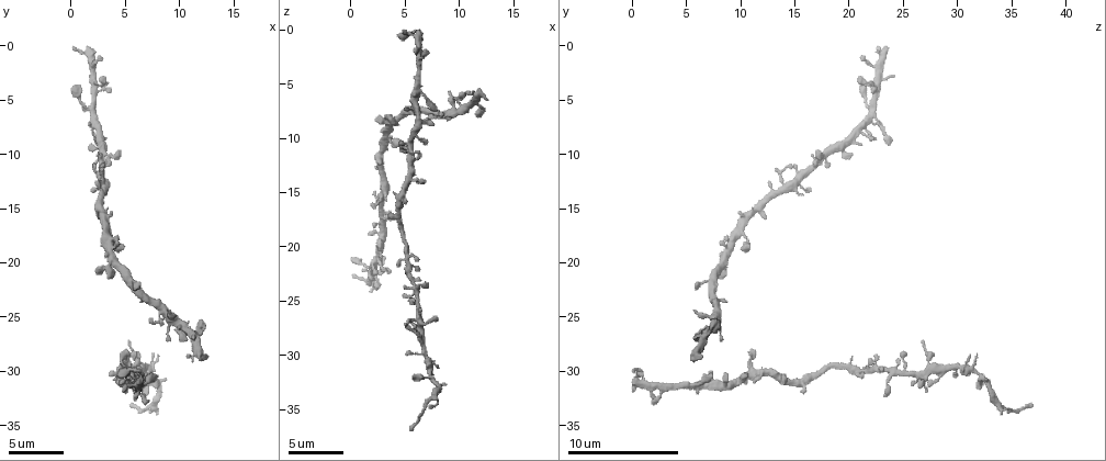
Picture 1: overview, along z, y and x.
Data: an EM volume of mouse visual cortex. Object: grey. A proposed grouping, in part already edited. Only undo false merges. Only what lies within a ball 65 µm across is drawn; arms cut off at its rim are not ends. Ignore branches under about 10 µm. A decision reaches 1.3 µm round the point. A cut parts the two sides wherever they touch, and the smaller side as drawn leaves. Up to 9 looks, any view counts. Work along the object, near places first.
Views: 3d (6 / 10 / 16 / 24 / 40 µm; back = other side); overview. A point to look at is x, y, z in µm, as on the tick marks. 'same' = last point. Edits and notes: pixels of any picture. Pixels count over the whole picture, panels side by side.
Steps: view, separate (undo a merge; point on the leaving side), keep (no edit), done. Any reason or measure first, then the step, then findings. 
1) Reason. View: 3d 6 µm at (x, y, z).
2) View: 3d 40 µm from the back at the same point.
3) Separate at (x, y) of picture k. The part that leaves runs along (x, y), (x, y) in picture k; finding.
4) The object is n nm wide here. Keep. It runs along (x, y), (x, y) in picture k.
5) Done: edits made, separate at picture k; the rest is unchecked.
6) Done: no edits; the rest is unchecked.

Thin neck. View: 3d 6 µm at (7.4, 30.2, 32.0).

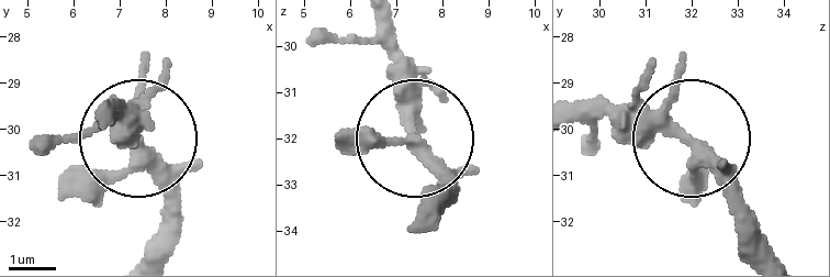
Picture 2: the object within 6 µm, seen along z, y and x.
View: 3d 6 µm from the back at (7.40, 30.30, 32.00).

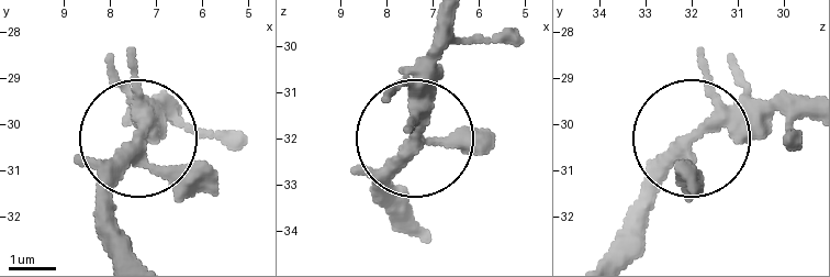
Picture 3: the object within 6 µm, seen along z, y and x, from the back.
4 arms meet here. Keep. It runs along (804, 117), (709, 132), (630, 219) in picture 3; one cell here.

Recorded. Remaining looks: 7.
Small branch off a trunk. View: 3d 10 µm at (2.8, 9.0, 19.8).

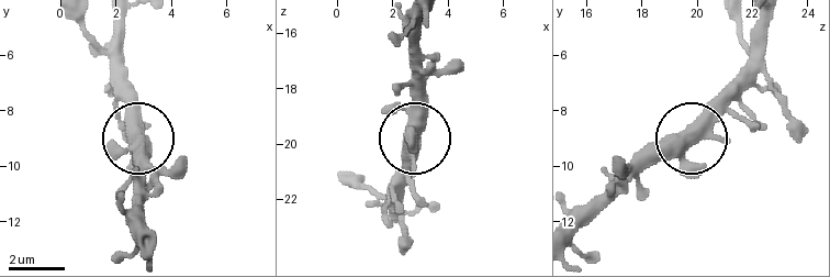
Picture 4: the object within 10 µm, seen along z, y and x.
3 arms meet here. Keep. It runs along (572, 240), (636, 176), (685, 147), (761, 71) in picture 4; one cell here.

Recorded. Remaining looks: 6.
Side arm on a straight run. View: 3d 6 µm at (2.2, 5.2, 22.2).

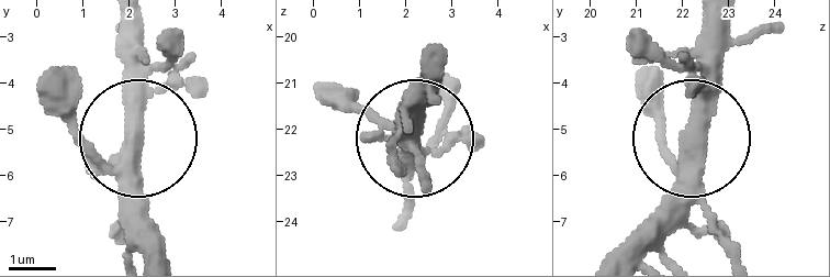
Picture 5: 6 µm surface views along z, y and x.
The object is 330 nm wide here. Keep. It runs along (606, 258), (673, 188), (708, 22) in picture 5; one cell here.

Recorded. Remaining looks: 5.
Calibre changes. View: 3d 6 µm at (6.4, 30.4, 26.2).

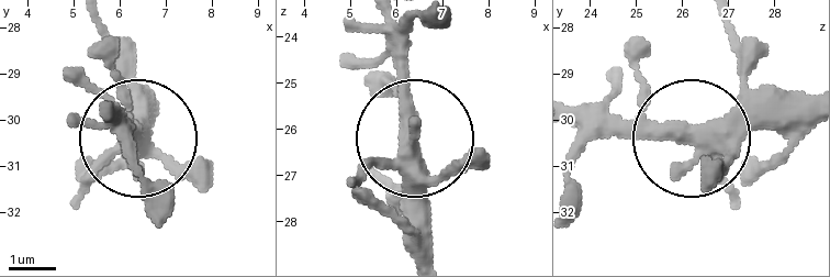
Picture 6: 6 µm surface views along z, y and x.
4 arms meet here. Keep. One cell here.

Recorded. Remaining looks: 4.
Done: no edits; the rest is unchecked.

